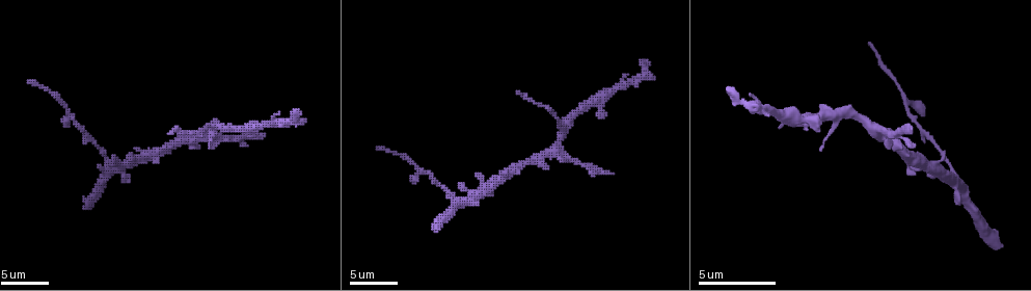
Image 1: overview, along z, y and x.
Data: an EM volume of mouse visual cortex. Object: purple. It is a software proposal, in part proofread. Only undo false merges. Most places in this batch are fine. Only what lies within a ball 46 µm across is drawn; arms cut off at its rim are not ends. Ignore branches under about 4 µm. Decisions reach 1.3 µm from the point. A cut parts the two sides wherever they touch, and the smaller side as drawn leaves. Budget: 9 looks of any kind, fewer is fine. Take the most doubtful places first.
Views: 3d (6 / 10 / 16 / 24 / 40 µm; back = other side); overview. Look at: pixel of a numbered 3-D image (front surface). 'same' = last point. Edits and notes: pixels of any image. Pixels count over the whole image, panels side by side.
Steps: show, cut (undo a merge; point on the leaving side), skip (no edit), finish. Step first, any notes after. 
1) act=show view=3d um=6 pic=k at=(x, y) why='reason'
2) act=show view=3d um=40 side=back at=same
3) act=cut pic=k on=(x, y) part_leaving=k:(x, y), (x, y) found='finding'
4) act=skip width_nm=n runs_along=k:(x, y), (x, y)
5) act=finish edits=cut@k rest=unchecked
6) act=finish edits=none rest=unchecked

act=show view=3d um=16 pic=1 at=(214, 125)

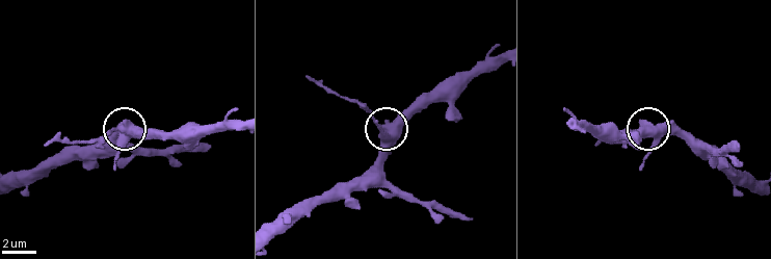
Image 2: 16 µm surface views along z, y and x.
act=cut pic=2 on=(108, 130) part_leaving=2:(127, 127), (111, 128), (90, 139), (46, 143) found='a second cell is stuck on'

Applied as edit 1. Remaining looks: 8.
act=show view=3d um=10 pic=1 at=(105, 163) why='side arm on a straight run'

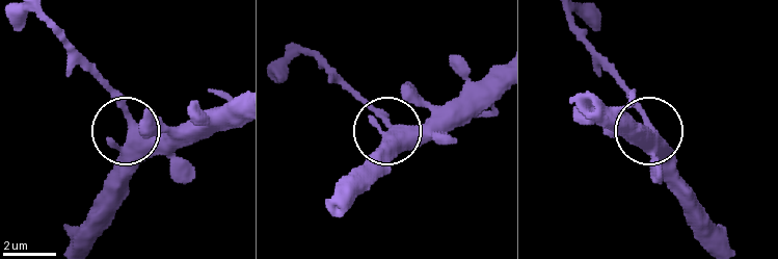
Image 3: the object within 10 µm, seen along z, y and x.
act=skip width_nm=370 found='continuous, no second cell'

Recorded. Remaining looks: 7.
act=show view=3d um=16 pic=1 at=(67, 111)

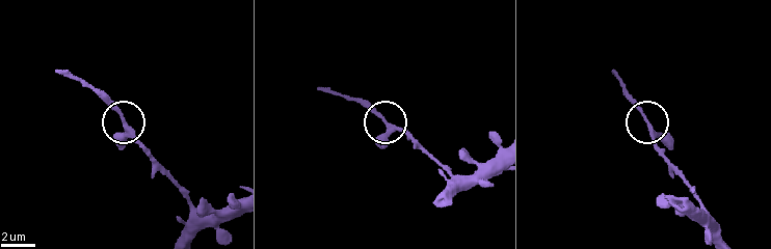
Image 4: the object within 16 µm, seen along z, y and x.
act=skip width_nm=210 found='one cell here'

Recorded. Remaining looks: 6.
act=show view=3d um=10 pic=1 at=(160, 149)

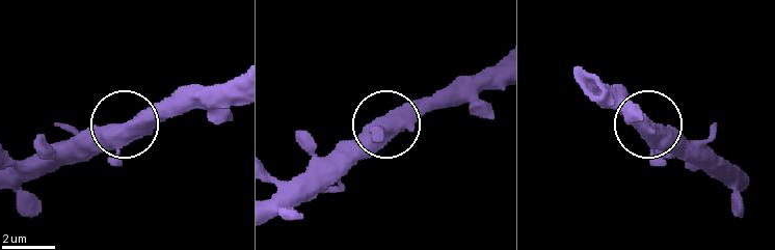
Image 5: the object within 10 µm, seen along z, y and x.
act=skip found='continuous, no second cell'

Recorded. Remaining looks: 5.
act=finish edits=cut@2 rest=unchecked

